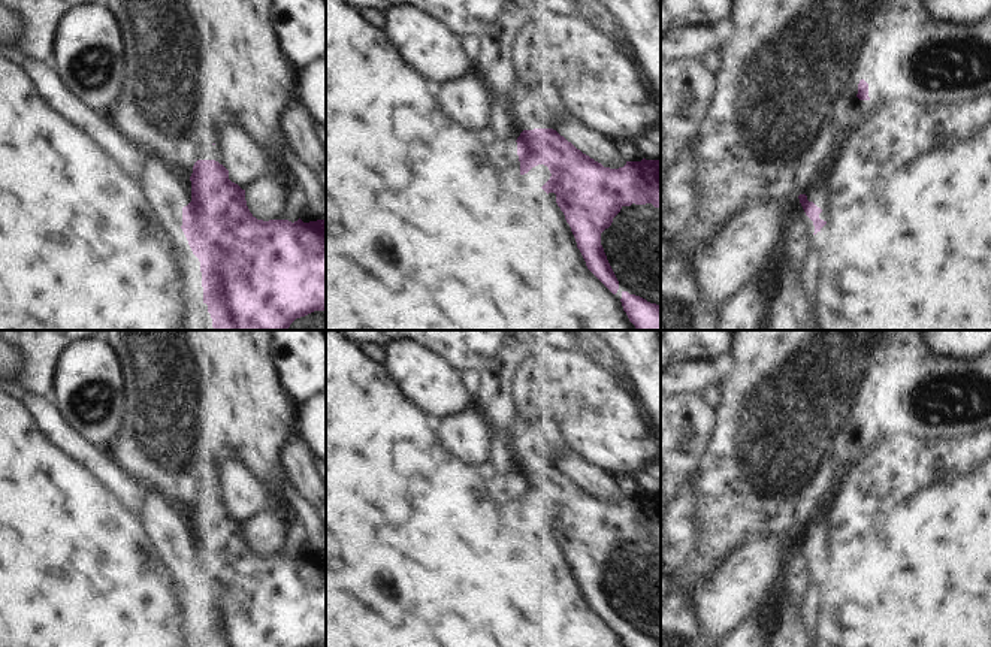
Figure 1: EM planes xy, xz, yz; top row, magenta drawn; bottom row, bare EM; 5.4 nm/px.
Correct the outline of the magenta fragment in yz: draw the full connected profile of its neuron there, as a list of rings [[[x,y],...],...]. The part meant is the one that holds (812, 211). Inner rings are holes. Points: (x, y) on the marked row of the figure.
[[[800,194],[798,199],[806,215],[813,221],[813,226],[815,226],[813,235],[816,235],[827,224],[827,221],[819,218],[819,214],[822,212],[822,209],[818,208],[813,202],[809,202],[806,194]]]

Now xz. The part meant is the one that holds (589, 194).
[[[553,129],[523,130],[516,142],[520,175],[538,164],[549,167],[552,176],[541,188],[547,194],[556,194],[556,203],[571,227],[587,269],[616,294],[619,281],[601,245],[601,233],[611,226],[623,206],[652,203],[655,208],[661,208],[661,161],[643,158],[641,161],[626,161],[619,169],[604,167]]]

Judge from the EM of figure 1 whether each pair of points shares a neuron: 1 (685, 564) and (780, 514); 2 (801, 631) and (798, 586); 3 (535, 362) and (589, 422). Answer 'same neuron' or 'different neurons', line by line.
1: same neuron
2: same neuron
3: same neuron

